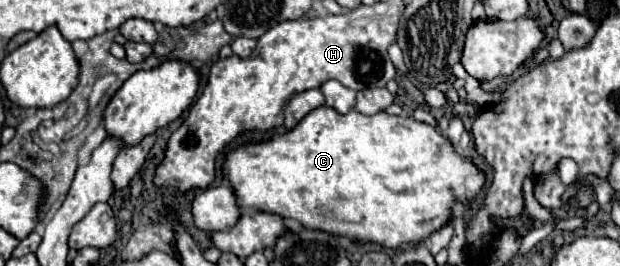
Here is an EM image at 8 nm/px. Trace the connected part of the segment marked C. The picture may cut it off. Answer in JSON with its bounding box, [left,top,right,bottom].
[223,105,485,249]

